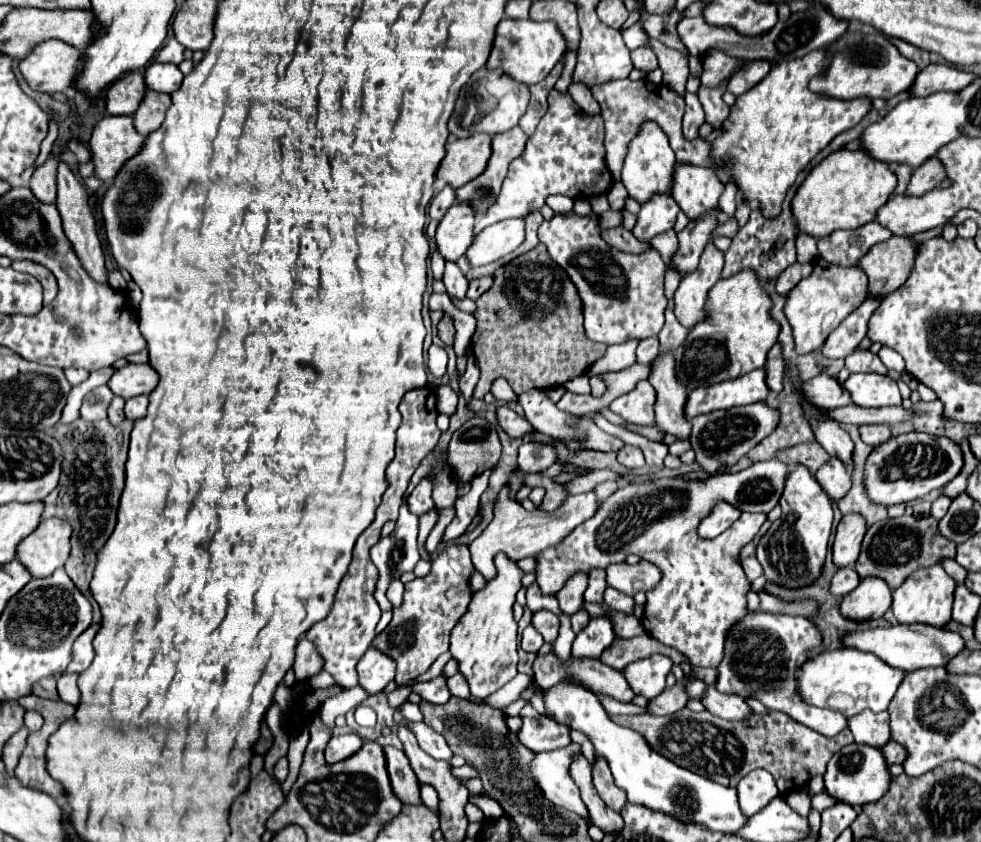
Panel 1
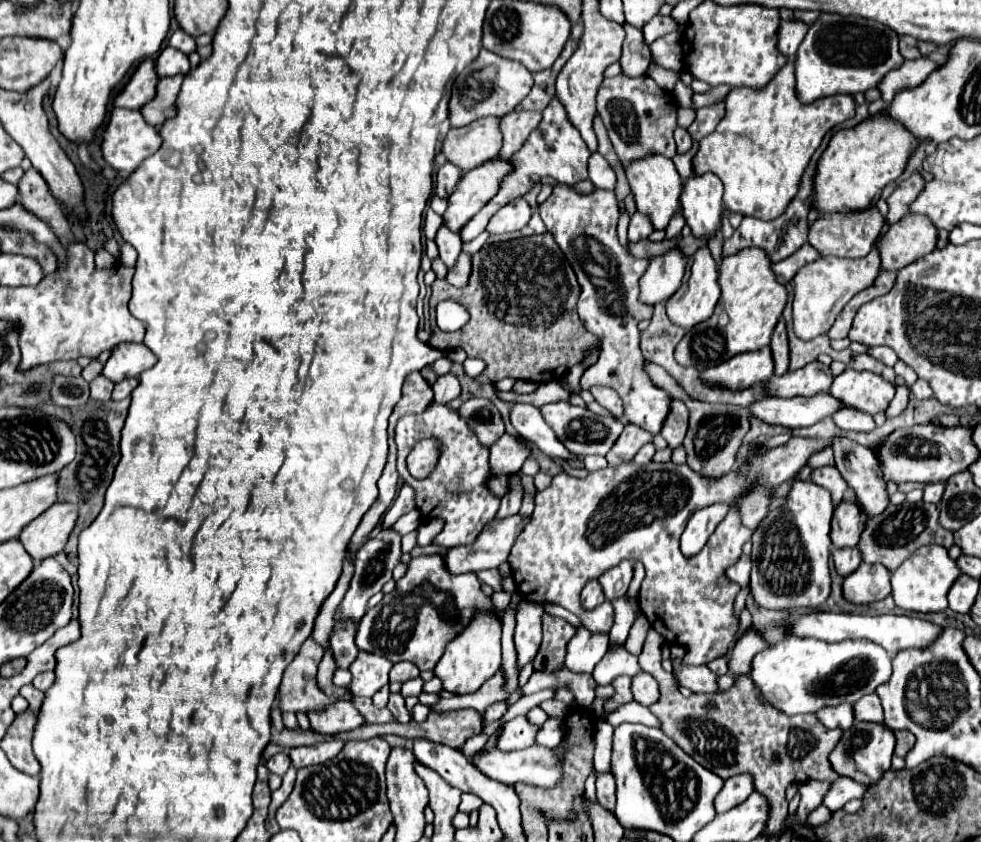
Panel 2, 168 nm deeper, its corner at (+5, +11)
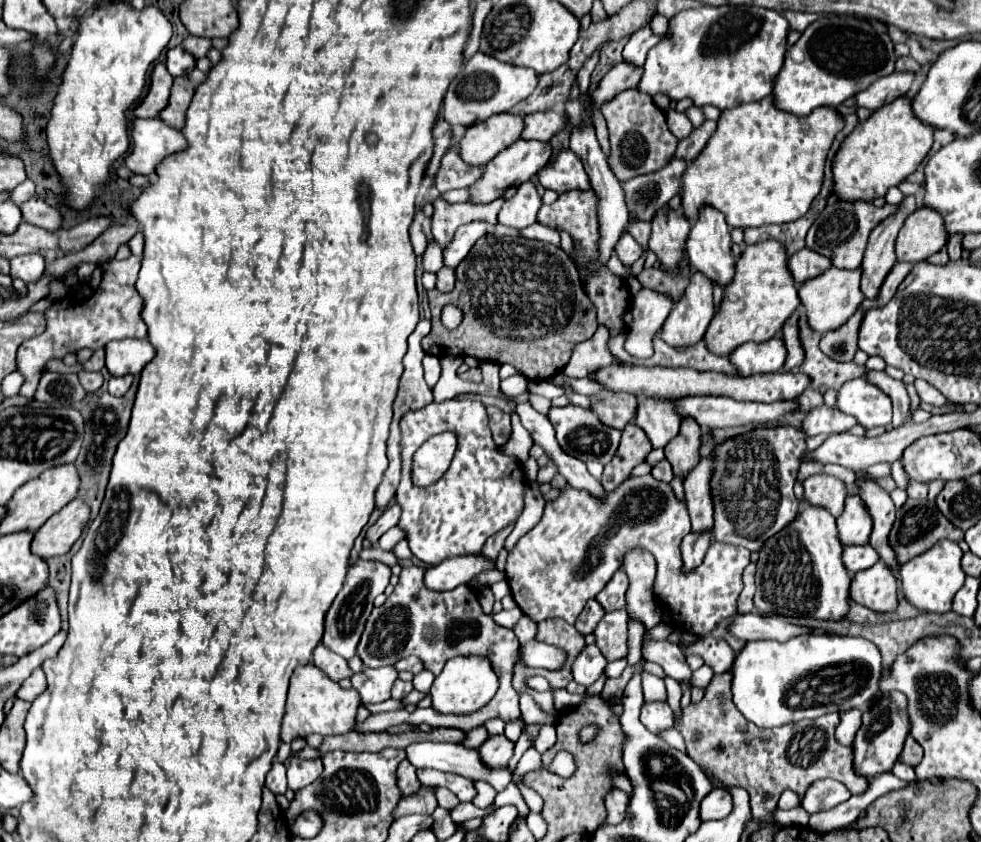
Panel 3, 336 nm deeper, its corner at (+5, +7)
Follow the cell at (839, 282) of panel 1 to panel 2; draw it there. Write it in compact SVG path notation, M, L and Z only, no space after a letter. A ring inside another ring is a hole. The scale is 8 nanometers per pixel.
M878 248L868 256L850 260L836 256L822 256L820 260L806 264L794 276L794 332L802 340L812 340L820 334L826 334L842 308L862 290L866 290L880 272Z

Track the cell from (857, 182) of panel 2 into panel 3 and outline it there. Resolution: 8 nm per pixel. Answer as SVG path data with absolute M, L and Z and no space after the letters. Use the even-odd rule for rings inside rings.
M898 98L886 108L878 108L866 122L860 122L852 134L848 134L832 162L834 174L834 194L840 200L864 200L872 202L874 198L886 196L888 188L904 182L924 160L932 148L934 128L918 122L910 112L910 100Z

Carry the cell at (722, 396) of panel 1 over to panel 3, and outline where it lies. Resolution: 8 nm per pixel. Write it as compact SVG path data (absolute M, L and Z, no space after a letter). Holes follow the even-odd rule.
M772 338L762 344L744 344L738 346L730 354L730 362L742 376L754 376L754 374L768 374L782 370L786 358L786 348L782 344L782 338Z

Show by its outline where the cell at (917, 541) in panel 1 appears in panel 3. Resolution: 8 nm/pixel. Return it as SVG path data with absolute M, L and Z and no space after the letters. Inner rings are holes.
M908 498L908 502L896 510L896 522L888 534L888 542L890 548L896 554L896 562L898 566L906 564L908 560L912 560L914 556L930 550L938 540L952 540L952 542L960 542L964 538L964 532L956 526L952 526L942 512L938 512L936 504L930 500L912 500Z

